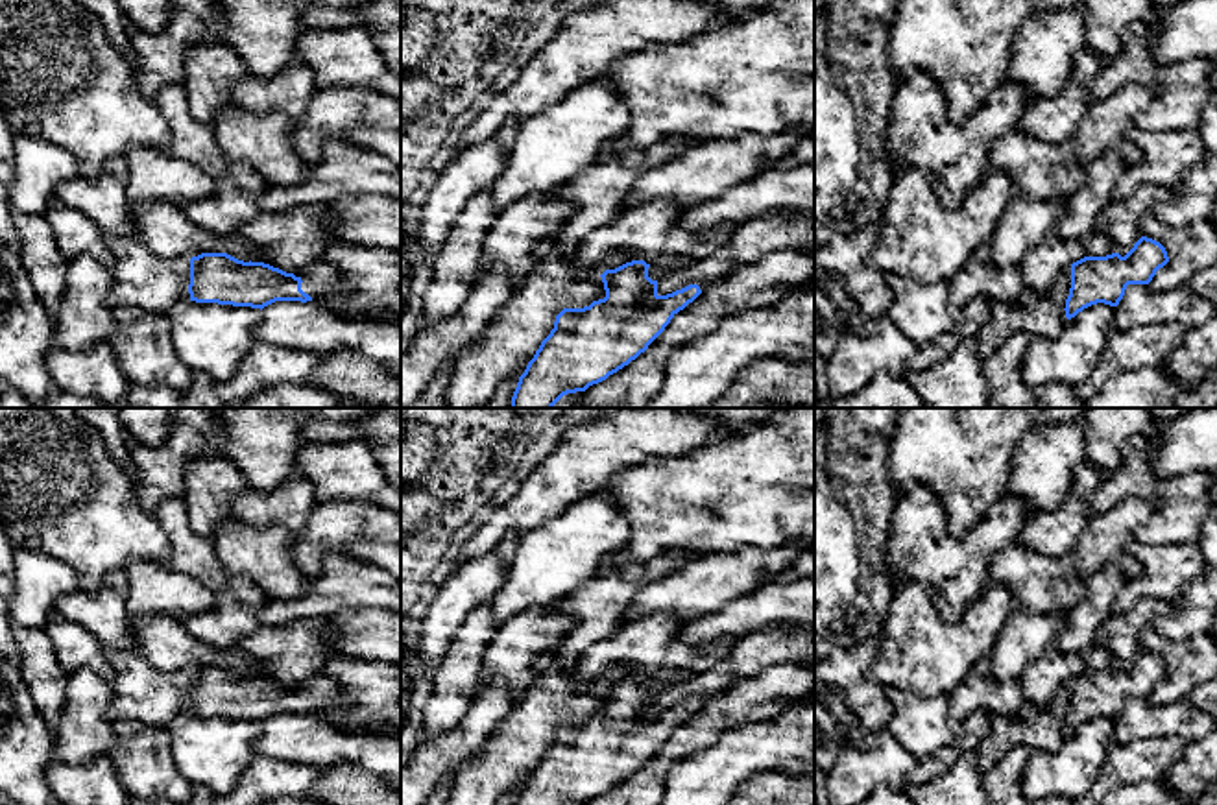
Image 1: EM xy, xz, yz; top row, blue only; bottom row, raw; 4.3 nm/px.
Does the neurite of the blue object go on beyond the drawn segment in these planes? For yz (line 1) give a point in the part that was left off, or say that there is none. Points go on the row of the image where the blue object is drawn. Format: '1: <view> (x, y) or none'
1: none

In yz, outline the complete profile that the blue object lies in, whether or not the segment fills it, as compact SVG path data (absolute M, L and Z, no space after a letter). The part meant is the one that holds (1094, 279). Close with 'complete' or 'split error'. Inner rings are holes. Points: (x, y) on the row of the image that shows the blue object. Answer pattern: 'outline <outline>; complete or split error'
outline M1141 236L1125 257L1112 253L1073 262L1066 318L1071 319L1097 303L1117 306L1128 284L1149 284L1167 262L1165 247L1147 236Z; complete

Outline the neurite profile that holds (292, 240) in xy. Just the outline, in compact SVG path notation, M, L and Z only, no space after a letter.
M305 205L286 212L260 212L240 227L259 262L297 273L314 264L336 234L323 225L327 207Z

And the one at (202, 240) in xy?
M129 201L129 214L139 227L140 240L163 258L185 262L201 253L227 253L244 262L259 262L240 233L214 234L192 223L177 207Z

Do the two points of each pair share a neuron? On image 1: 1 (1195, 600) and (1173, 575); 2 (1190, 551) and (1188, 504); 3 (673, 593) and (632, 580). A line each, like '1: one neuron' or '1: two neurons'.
1: two neurons
2: two neurons
3: two neurons

